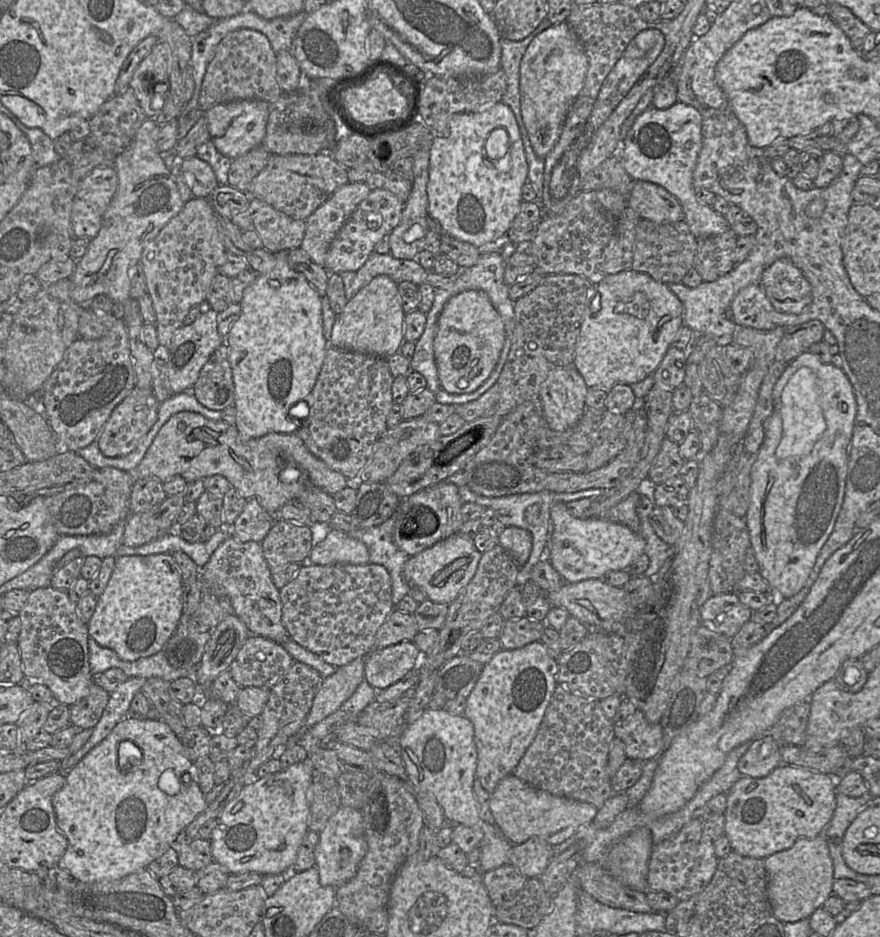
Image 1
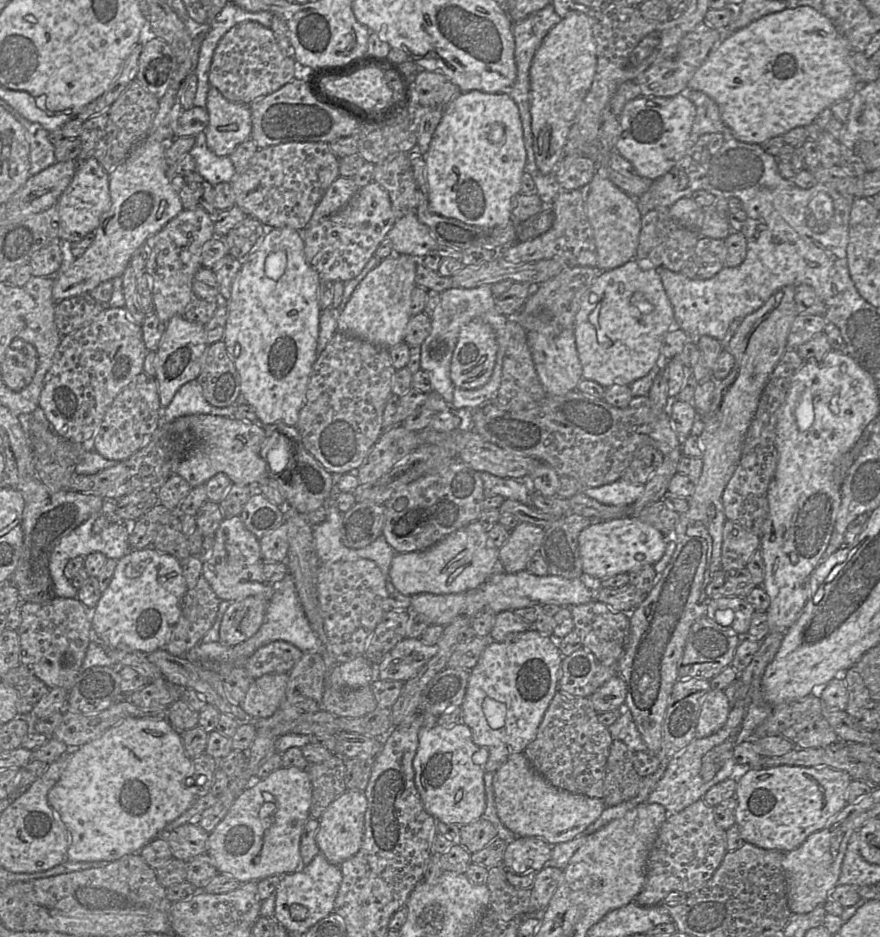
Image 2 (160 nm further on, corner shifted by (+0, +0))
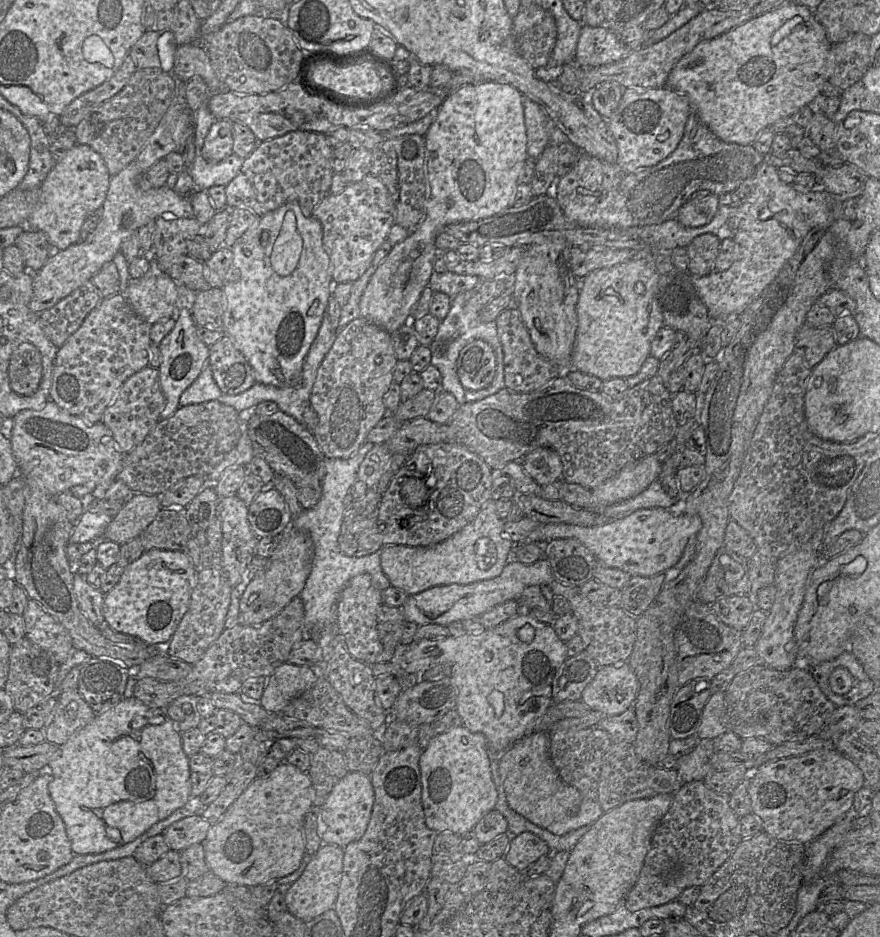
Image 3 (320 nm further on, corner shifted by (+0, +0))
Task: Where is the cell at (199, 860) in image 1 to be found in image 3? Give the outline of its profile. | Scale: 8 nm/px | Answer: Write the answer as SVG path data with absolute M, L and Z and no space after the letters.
M195 814L172 823L163 834L169 848L180 852L195 843L202 843L211 825L201 814Z

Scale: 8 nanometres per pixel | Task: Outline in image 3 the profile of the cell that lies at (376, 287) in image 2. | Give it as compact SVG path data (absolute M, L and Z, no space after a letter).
M482 81L460 87L437 108L437 117L425 135L427 180L430 185L425 218L405 240L392 247L376 268L359 300L360 317L390 334L411 321L411 312L434 272L436 237L448 225L489 218L513 206L520 176L528 159L523 101L521 92L510 84Z

